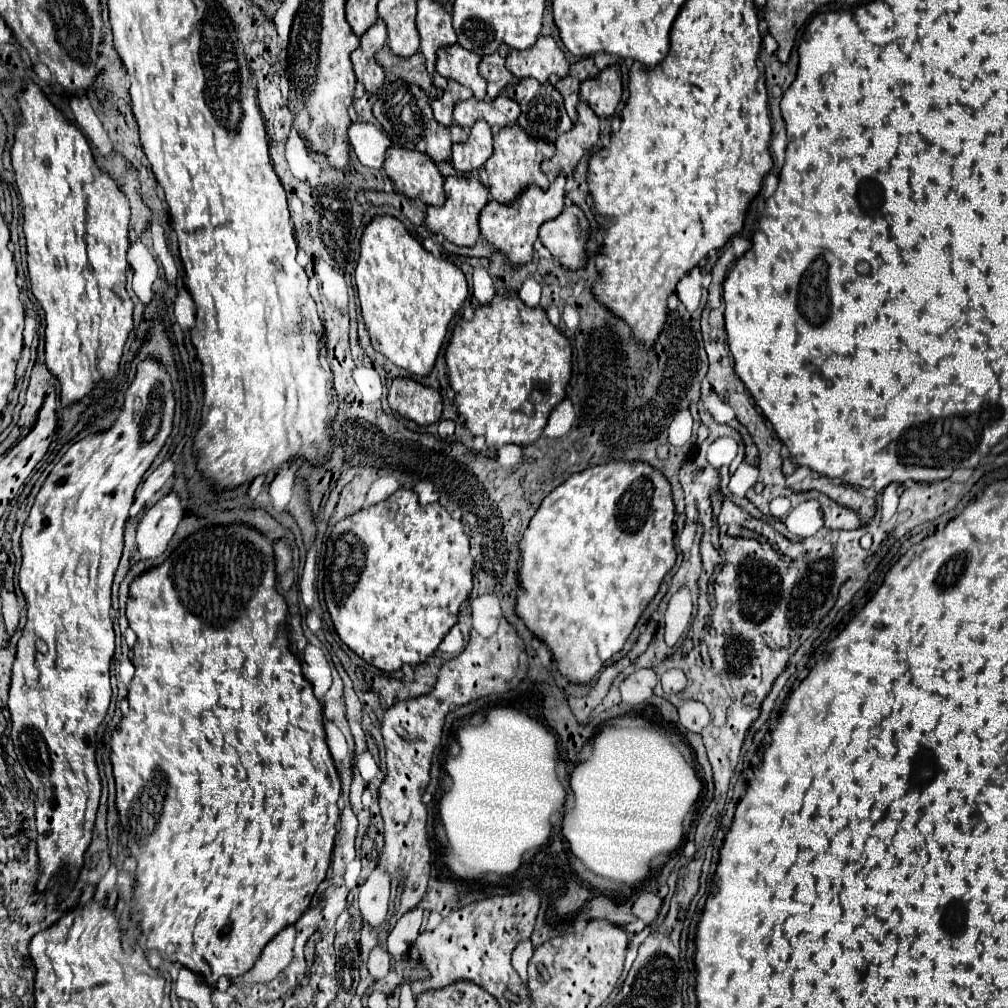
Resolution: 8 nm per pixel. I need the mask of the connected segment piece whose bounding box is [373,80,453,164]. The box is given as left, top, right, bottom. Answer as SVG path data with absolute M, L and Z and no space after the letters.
M403 80L385 82L383 88L379 88L379 92L375 94L373 114L379 120L379 124L387 130L387 134L391 136L393 146L403 146L407 150L423 152L437 164L451 158L451 146L453 146L451 130L447 126L441 126L433 118L431 102L419 86L407 84Z

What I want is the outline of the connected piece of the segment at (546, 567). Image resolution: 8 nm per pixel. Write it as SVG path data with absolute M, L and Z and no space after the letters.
M611 460L609 464L599 464L595 468L587 468L583 472L577 472L575 476L569 476L559 488L555 488L539 506L535 516L529 522L529 528L523 534L523 540L519 544L521 550L521 562L519 562L519 580L521 580L521 592L517 598L517 614L523 618L527 628L541 640L547 642L553 658L559 664L561 674L565 674L571 682L587 684L601 668L603 664L617 654L627 636L633 632L639 616L647 608L647 604L655 598L665 574L675 564L675 546L673 546L673 518L675 518L675 506L671 498L671 484L663 476L661 470L653 468L647 462L623 462L623 460Z

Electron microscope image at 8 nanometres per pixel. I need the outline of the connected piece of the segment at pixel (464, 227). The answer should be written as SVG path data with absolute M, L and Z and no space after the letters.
M449 176L445 178L445 204L435 208L427 206L427 218L425 226L433 234L443 234L449 242L457 246L473 246L479 240L479 226L477 218L481 208L487 204L489 190L477 180L477 178L465 178L465 176Z

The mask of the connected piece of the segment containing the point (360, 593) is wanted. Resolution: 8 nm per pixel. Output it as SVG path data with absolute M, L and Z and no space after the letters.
M399 488L387 500L337 522L327 540L323 590L339 638L367 664L383 672L425 662L457 624L459 606L469 600L475 564L469 550L469 536L461 520L455 520L439 502L421 506L417 494L407 488Z

